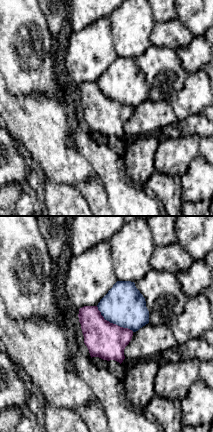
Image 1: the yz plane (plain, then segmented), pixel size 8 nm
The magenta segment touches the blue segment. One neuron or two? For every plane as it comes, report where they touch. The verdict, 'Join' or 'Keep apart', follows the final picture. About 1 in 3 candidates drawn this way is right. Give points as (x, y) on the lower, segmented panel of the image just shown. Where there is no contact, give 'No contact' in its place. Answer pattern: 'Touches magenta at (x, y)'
Touches magenta at (112, 323)

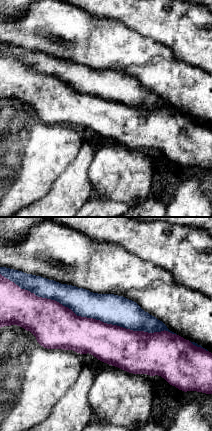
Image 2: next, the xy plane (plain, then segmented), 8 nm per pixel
Touches magenta at (88, 318)

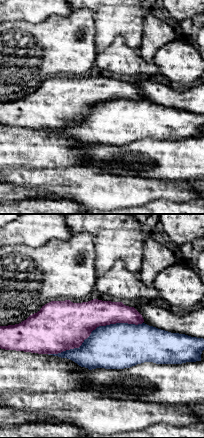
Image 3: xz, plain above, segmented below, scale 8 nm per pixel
Touches magenta at (94, 329)

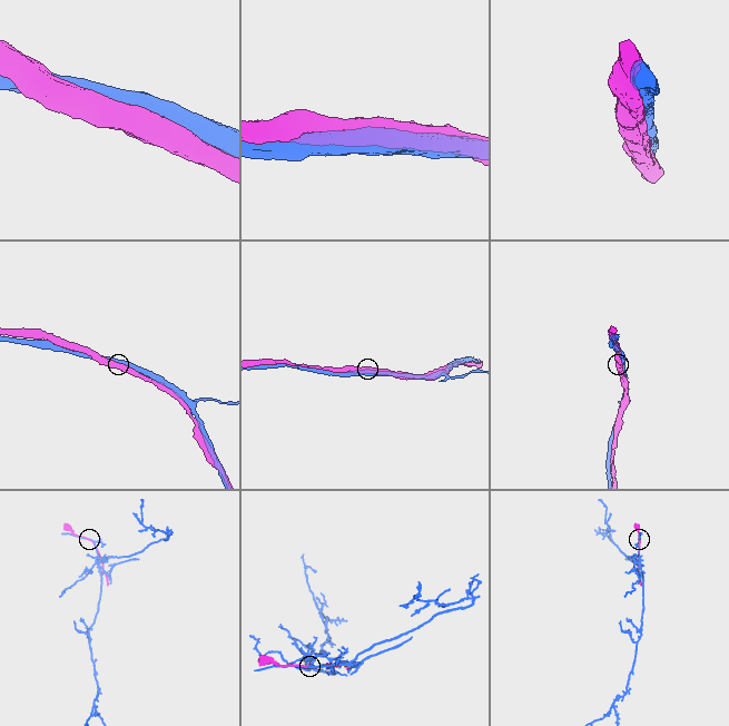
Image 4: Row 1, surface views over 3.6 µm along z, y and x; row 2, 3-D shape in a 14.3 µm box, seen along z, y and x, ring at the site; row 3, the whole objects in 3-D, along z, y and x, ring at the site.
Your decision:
Keep apart

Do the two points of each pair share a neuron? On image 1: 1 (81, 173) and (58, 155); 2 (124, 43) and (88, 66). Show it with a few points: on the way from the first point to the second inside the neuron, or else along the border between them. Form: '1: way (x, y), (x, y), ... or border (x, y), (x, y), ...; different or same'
1: way (75, 169), (71, 168), (64, 161); same
2: border (111, 25), (113, 46), (118, 56); different

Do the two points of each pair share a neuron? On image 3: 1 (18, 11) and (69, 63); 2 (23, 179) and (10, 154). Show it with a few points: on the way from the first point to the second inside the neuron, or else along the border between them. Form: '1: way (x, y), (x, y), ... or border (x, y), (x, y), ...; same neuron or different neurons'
1: way (31, 24), (57, 50); same neuron
2: border (10, 166), (41, 167); different neurons

